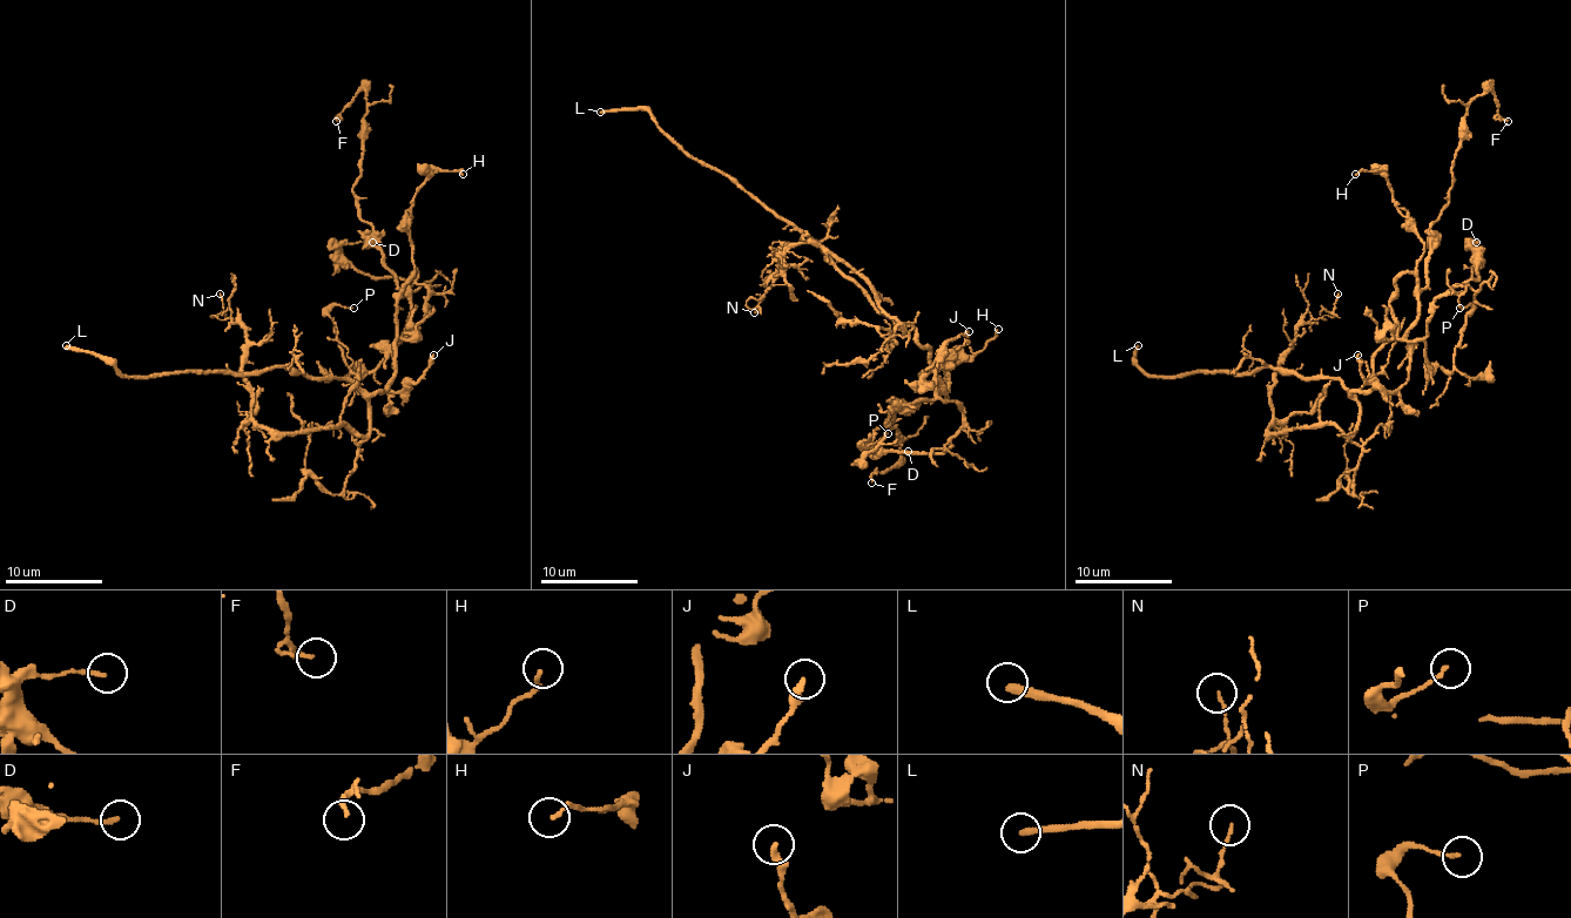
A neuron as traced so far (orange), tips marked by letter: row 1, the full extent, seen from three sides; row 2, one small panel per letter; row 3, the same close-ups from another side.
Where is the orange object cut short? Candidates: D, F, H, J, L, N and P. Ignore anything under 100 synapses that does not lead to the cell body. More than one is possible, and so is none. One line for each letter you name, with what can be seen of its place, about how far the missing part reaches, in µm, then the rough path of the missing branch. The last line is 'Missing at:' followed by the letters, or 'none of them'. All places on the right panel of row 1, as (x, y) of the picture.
L: place (1138, 345); missing 70 µm; course (1138, 345), (1125, 355), (1123, 382), (1159, 430), (1201, 459), (1233, 457), (1254, 479), (1315, 493)
Missing at: L

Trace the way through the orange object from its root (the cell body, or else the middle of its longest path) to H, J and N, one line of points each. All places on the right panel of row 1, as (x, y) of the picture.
H: (1367, 391), (1374, 355), (1401, 337), (1418, 314), (1423, 240), (1379, 171), (1355, 174)
J: (1367, 391), (1374, 355), (1391, 339), (1408, 345), (1408, 379), (1394, 391), (1379, 391), (1367, 382), (1357, 355)
N: (1367, 391), (1353, 393), (1360, 425), (1349, 434), (1333, 425), (1269, 430), (1276, 362), (1337, 294)

